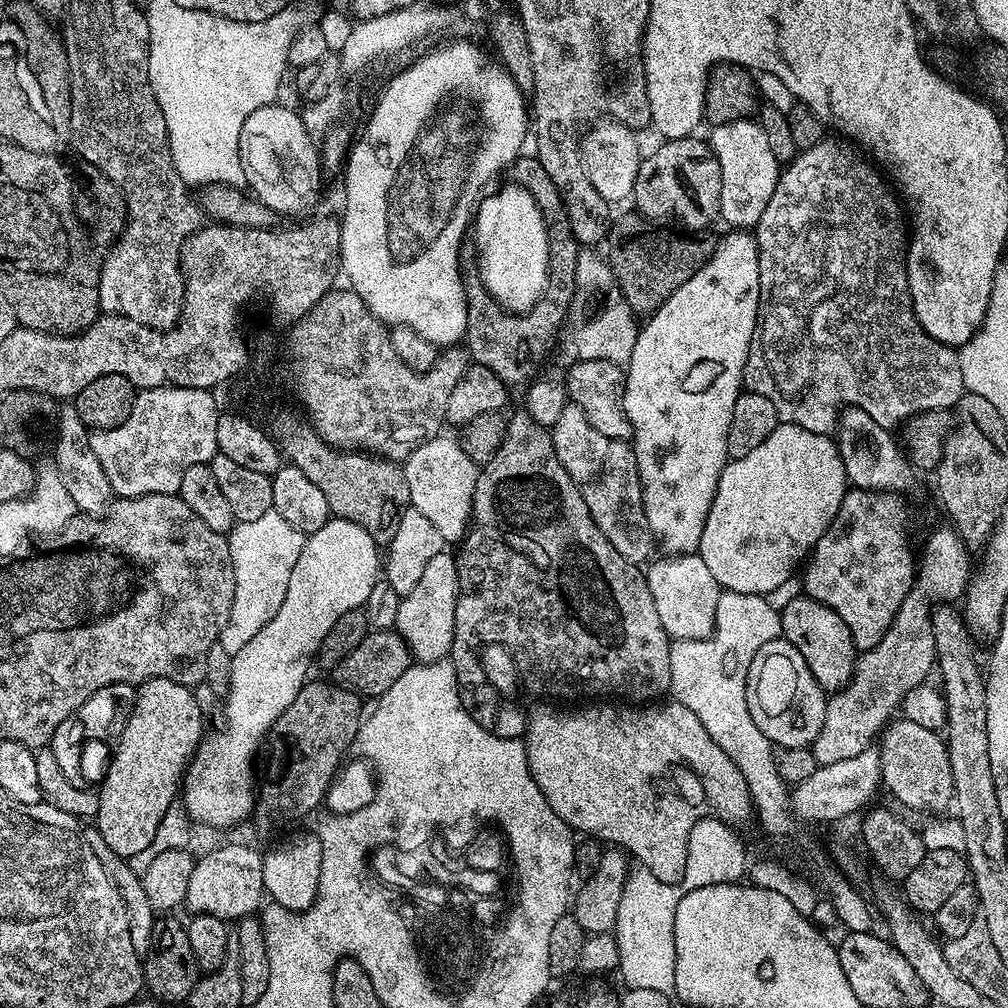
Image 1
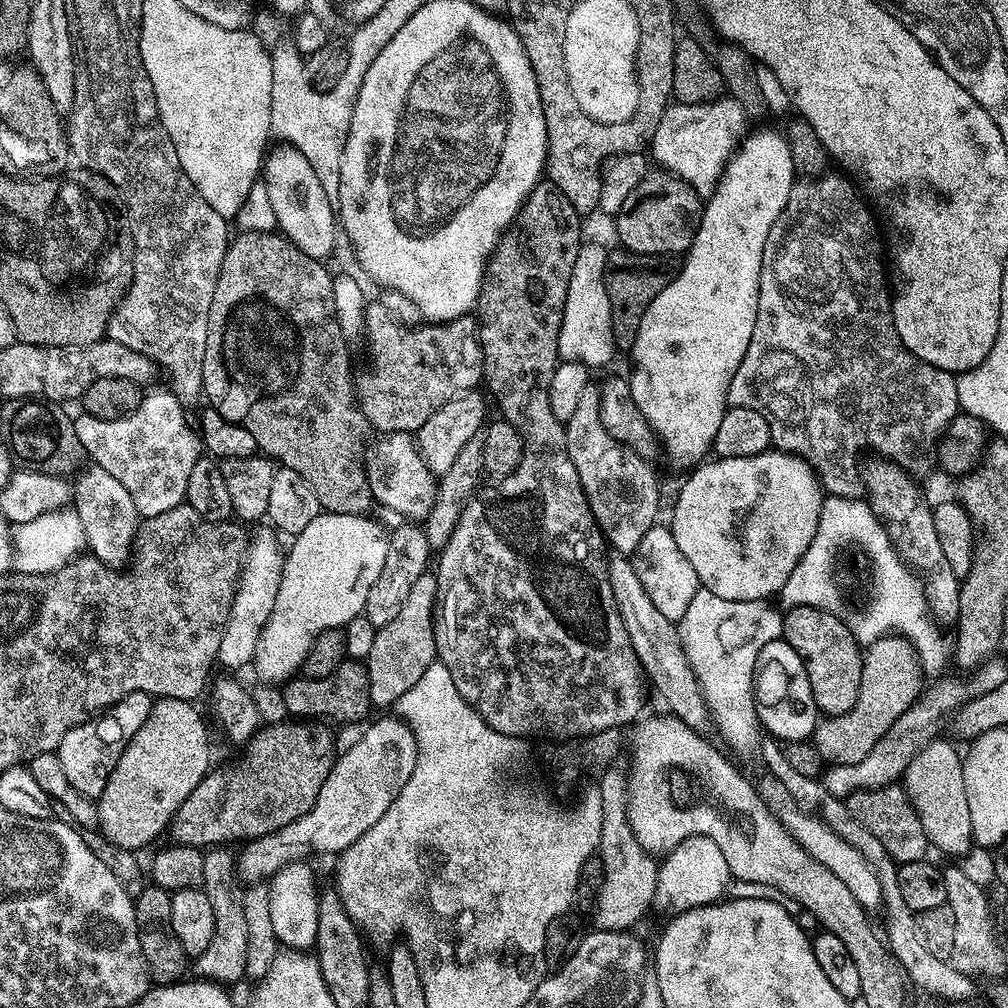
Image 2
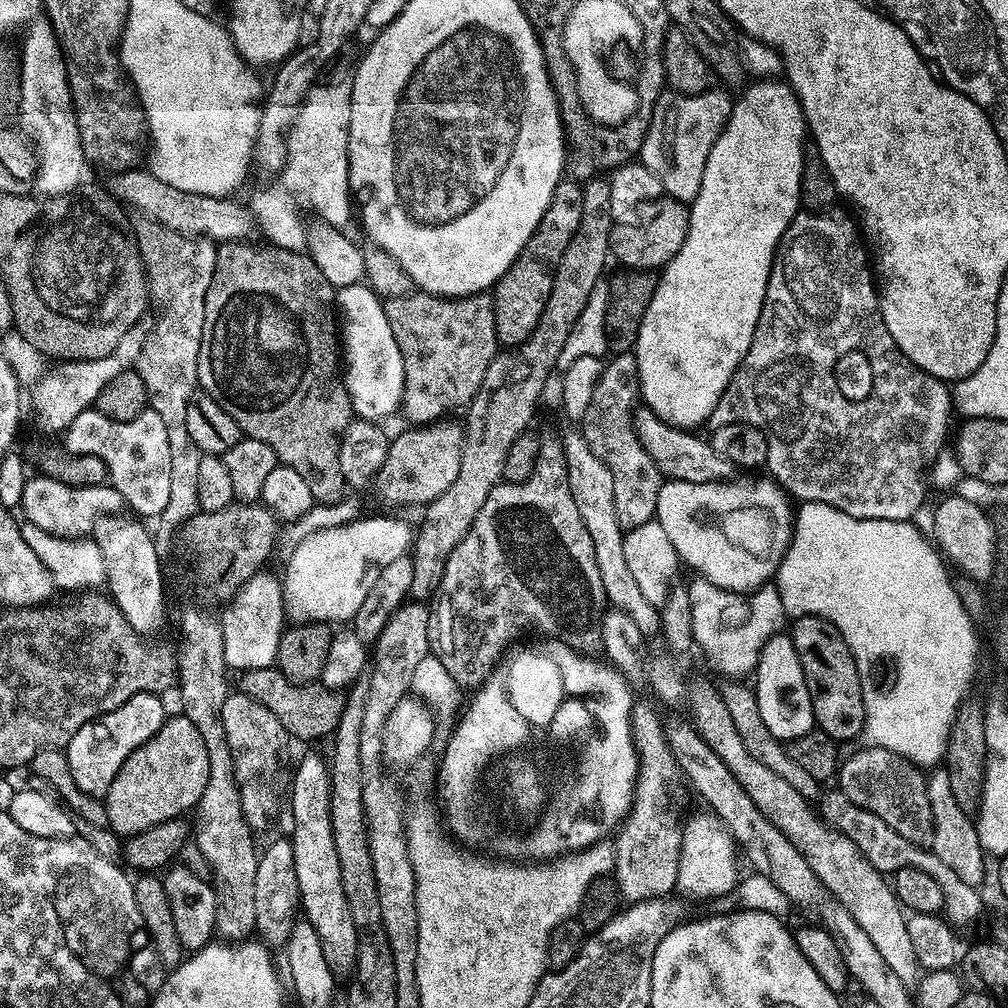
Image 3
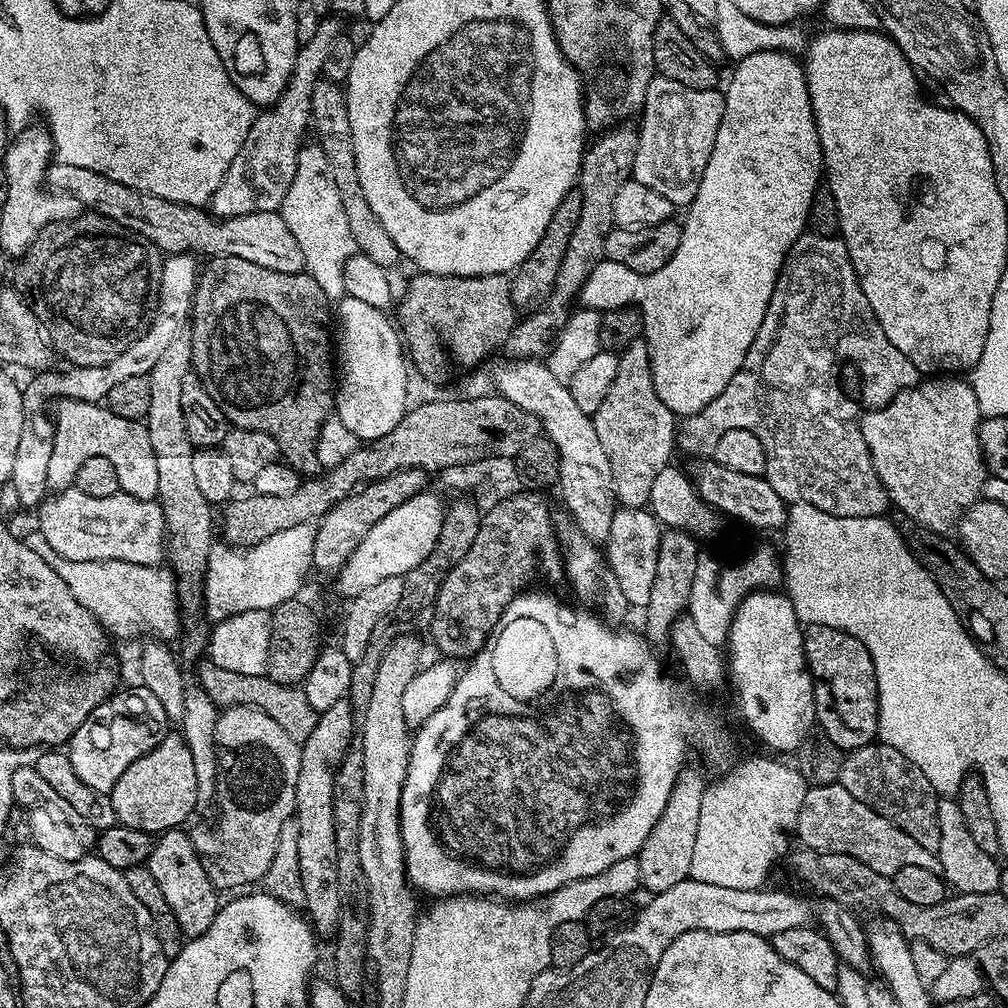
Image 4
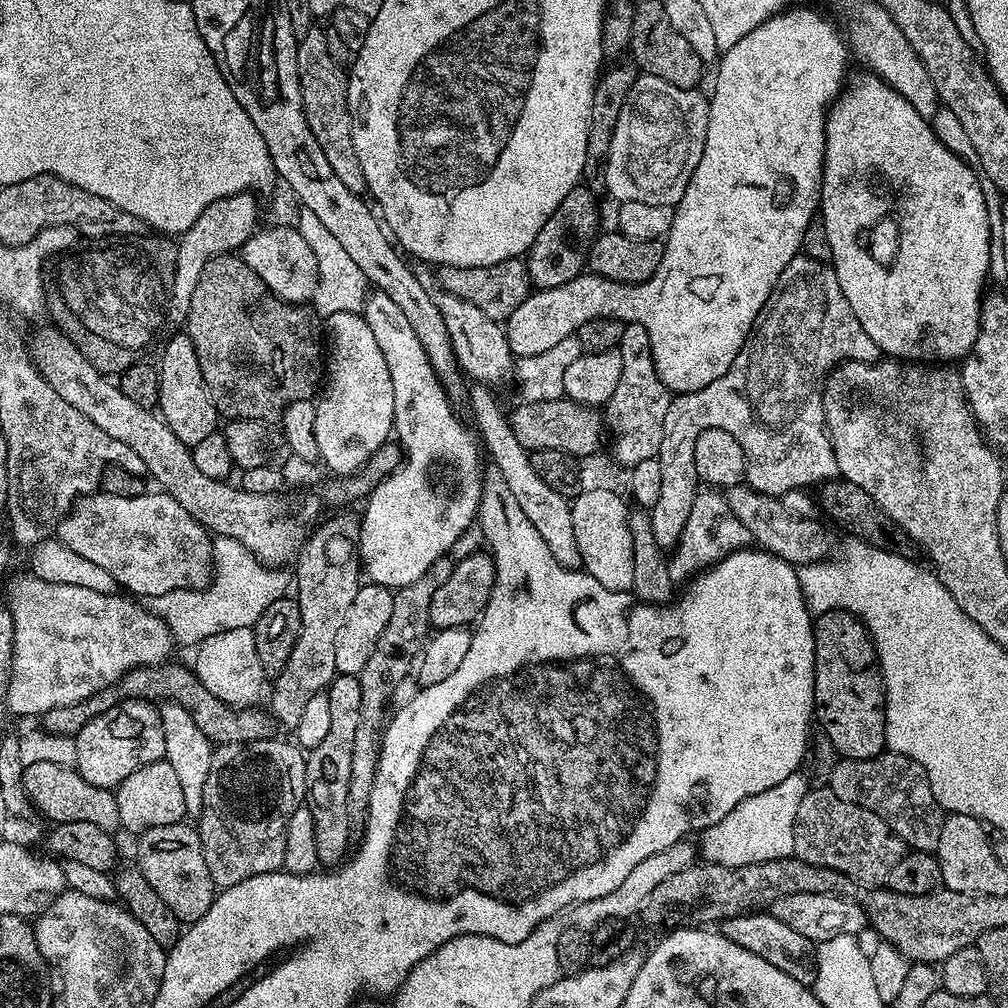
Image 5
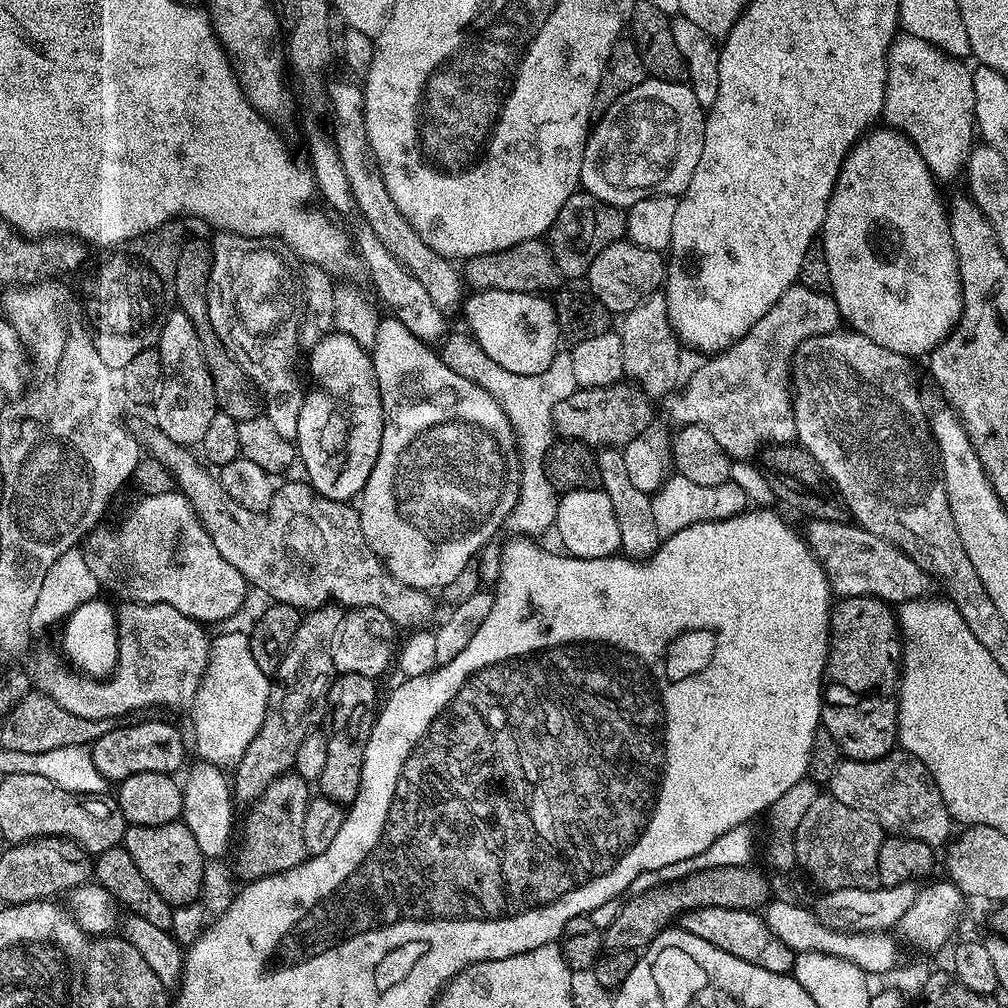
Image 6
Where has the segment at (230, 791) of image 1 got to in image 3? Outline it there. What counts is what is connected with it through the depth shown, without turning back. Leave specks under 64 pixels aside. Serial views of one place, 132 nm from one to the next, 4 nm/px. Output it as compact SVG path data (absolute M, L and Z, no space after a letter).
M368 516L352 520L348 524L318 530L303 537L300 545L292 552L288 565L282 571L284 585L284 615L293 625L330 624L339 625L339 620L351 621L358 614L358 606L370 594L370 586L378 582L378 574L394 562L394 558L405 555L414 539L413 529L407 528L400 520L391 520L388 516Z

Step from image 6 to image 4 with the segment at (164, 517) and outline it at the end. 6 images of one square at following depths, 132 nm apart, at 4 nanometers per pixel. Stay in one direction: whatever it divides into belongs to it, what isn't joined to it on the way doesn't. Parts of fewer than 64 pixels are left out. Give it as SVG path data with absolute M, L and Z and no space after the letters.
M75 486L57 491L40 508L38 531L44 535L46 542L50 542L50 546L54 546L54 550L58 550L58 554L62 554L62 558L70 558L74 562L121 560L150 568L159 565L166 556L164 515L159 503L155 499L139 500L123 491L110 494L106 498L82 494L82 490Z

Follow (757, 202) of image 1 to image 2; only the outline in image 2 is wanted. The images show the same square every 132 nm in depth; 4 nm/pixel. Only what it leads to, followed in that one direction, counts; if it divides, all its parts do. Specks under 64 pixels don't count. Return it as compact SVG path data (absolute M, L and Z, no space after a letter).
M721 98L711 104L681 104L669 103L668 109L662 114L662 122L658 122L658 130L654 130L654 138L650 145L650 152L656 155L661 169L675 173L681 180L685 180L695 192L711 194L715 192L720 177L724 175L729 161L740 148L745 139L744 123L746 117L742 106L731 98Z

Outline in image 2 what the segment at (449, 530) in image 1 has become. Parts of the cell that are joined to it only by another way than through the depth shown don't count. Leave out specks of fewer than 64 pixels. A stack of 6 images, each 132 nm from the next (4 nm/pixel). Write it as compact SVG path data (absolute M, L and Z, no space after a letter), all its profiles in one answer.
M407 432L385 435L380 445L375 445L368 465L368 480L371 482L372 498L377 505L389 508L412 522L422 522L436 505L438 480L428 463L420 457L419 447Z

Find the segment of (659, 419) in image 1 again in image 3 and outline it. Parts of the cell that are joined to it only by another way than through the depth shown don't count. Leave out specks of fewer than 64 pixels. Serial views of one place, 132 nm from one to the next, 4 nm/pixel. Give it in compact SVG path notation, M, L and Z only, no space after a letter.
M772 80L749 83L739 93L739 96L733 105L731 118L728 120L727 127L724 128L724 133L716 139L708 155L702 186L698 190L696 199L691 201L686 242L682 242L682 250L678 250L678 254L674 254L672 261L665 264L659 273L654 298L642 318L638 342L634 349L636 365L640 367L640 396L643 403L650 410L654 410L654 414L658 414L658 418L662 418L662 422L685 430L699 429L699 424L709 423L712 420L712 415L722 398L722 394L728 389L730 378L746 358L746 350L750 350L750 342L754 338L756 323L762 314L762 306L766 298L766 286L770 278L772 259L776 256L776 248L780 245L782 234L786 234L790 222L802 208L800 183L802 182L802 170L804 169L804 157L806 155L806 149L804 149L806 125L799 98L793 92L791 84Z

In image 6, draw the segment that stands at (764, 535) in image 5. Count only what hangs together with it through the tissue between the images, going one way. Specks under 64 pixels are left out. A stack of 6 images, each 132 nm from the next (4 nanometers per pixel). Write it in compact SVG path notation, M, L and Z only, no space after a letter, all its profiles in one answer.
M809 519L807 524L808 548L816 555L828 579L829 589L837 597L876 596L879 600L899 606L927 593L924 591L930 585L928 573L921 570L905 552L878 538L878 534L870 534L859 524L844 520Z

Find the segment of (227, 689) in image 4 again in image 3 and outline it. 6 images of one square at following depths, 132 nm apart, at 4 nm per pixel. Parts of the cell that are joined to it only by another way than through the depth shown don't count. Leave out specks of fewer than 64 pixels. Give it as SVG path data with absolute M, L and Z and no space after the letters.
M275 666L271 668L255 668L243 673L239 679L239 691L244 692L250 698L254 698L254 702L262 702L262 706L266 706L266 710L270 710L270 714L274 714L274 718L278 718L278 722L282 722L282 726L287 730L289 737L296 739L297 736L300 740L320 740L323 736L328 738L335 733L338 720L342 718L344 703L346 701L343 691L317 686L316 684L295 684L287 680L281 674L279 668Z

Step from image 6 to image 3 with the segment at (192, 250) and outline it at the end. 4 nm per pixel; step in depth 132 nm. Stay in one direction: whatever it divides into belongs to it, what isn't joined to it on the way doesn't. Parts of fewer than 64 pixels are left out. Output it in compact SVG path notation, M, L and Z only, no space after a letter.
M247 239L229 240L221 243L216 249L216 265L214 278L210 278L210 290L206 290L206 310L204 311L204 325L202 326L202 346L198 354L198 374L196 375L203 395L214 398L234 422L238 422L241 433L247 439L266 442L274 450L279 463L290 466L290 470L298 470L302 478L306 478L306 486L310 486L313 501L318 504L337 504L345 495L346 481L340 469L340 441L338 434L347 430L354 419L352 403L344 385L342 375L342 344L338 339L338 308L336 305L337 289L330 282L326 282L326 274L318 270L312 257L304 252L295 252L278 248L275 244L259 242L248 244Z

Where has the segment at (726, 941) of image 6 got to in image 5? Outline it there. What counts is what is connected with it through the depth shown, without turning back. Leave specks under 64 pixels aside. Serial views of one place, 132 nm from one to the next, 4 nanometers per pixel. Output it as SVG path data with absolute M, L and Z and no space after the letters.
M753 910L742 916L729 916L719 921L718 931L730 942L742 946L742 950L750 950L750 954L758 954L758 958L770 962L770 966L778 966L782 974L790 974L798 982L812 986L816 983L817 945L810 938L802 938L798 930L786 926L786 922L778 922L768 910Z

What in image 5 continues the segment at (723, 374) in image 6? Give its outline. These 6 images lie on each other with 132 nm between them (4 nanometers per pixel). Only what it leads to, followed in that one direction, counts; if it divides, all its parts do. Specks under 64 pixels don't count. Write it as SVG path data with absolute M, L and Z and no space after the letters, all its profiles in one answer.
M798 254L794 259L787 263L786 269L782 270L782 275L775 284L774 290L771 291L770 298L766 300L766 306L759 312L758 318L755 320L755 326L751 330L751 334L747 336L746 342L743 343L742 350L738 352L738 357L734 358L731 363L730 370L721 378L716 378L714 382L710 382L709 386L704 386L701 390L677 393L672 396L672 402L667 407L665 421L662 428L662 442L659 443L659 454L656 459L661 467L661 493L655 506L650 509L649 516L651 518L651 529L654 532L654 538L657 539L658 546L662 546L664 551L675 549L680 543L681 534L685 530L686 521L690 518L690 511L694 504L694 498L700 491L700 481L697 478L697 470L694 461L694 447L698 440L698 435L703 430L712 428L726 430L733 435L742 446L744 456L747 458L747 470L745 472L745 481L748 486L755 489L756 492L764 493L767 496L775 496L777 498L789 495L793 489L806 490L827 483L831 479L835 479L839 475L837 466L837 456L834 454L832 439L829 438L828 430L825 426L825 408L824 408L824 381L827 380L829 372L836 365L850 360L866 361L868 363L876 363L881 357L880 348L870 338L870 334L862 327L862 322L858 322L854 310L850 306L850 302L846 301L846 296L842 292L842 286L838 283L838 276L829 263L812 259L809 256Z

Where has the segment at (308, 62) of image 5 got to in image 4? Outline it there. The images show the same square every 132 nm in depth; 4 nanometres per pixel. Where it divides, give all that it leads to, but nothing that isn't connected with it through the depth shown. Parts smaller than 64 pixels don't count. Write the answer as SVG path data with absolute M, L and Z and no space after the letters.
M320 78L313 88L313 102L311 112L311 123L316 137L317 143L321 150L326 154L327 162L331 166L331 174L334 176L335 186L338 188L339 197L342 201L342 208L346 213L347 222L350 225L352 235L354 235L357 251L368 258L378 262L383 268L389 270L395 269L397 262L401 261L400 251L397 250L394 240L390 238L386 228L382 226L382 222L378 221L378 216L374 214L374 210L370 210L370 204L366 201L366 194L363 193L362 182L359 181L357 162L354 159L353 132L350 130L350 120L348 114L348 97L345 89L339 83Z

